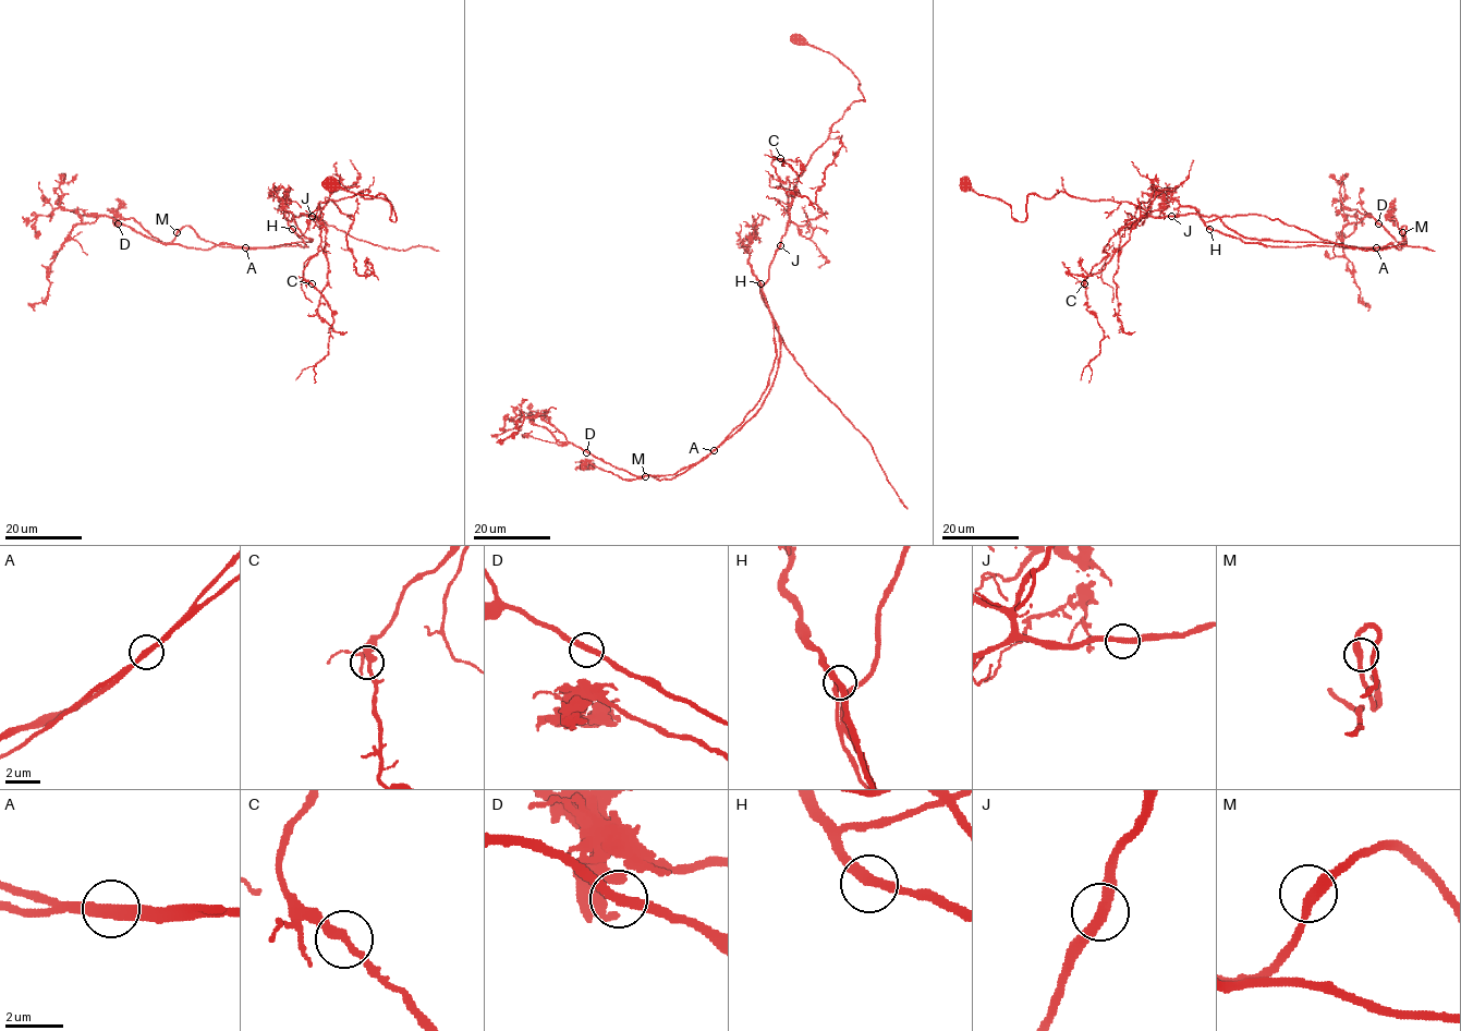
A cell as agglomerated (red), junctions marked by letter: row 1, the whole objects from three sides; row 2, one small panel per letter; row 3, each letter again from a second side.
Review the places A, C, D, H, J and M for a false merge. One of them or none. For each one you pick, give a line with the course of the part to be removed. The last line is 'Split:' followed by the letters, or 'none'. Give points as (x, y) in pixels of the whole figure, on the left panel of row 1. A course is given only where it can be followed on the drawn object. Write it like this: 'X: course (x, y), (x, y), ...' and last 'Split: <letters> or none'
A: course (245, 247), (307, 246), (288, 223), (294, 216), (309, 215), (358, 240), (398, 250), (427, 246), (439, 251)
Split: A

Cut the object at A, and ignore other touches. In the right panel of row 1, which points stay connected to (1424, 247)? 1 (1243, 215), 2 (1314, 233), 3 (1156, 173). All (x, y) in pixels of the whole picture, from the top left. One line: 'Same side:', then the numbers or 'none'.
Same side: 1, 2

